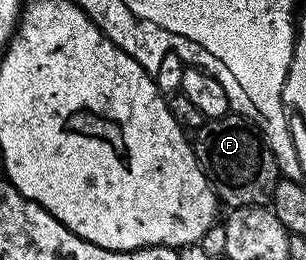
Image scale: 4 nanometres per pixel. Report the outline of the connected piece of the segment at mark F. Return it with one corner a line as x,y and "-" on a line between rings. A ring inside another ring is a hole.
227,115
207,120
193,134
192,144
198,157
200,167
210,180
211,187
218,194
219,202
230,209
252,207
253,205
269,206
272,195
276,191
276,183
280,180
278,164
274,152
266,146
266,138
258,132
251,122
241,115

